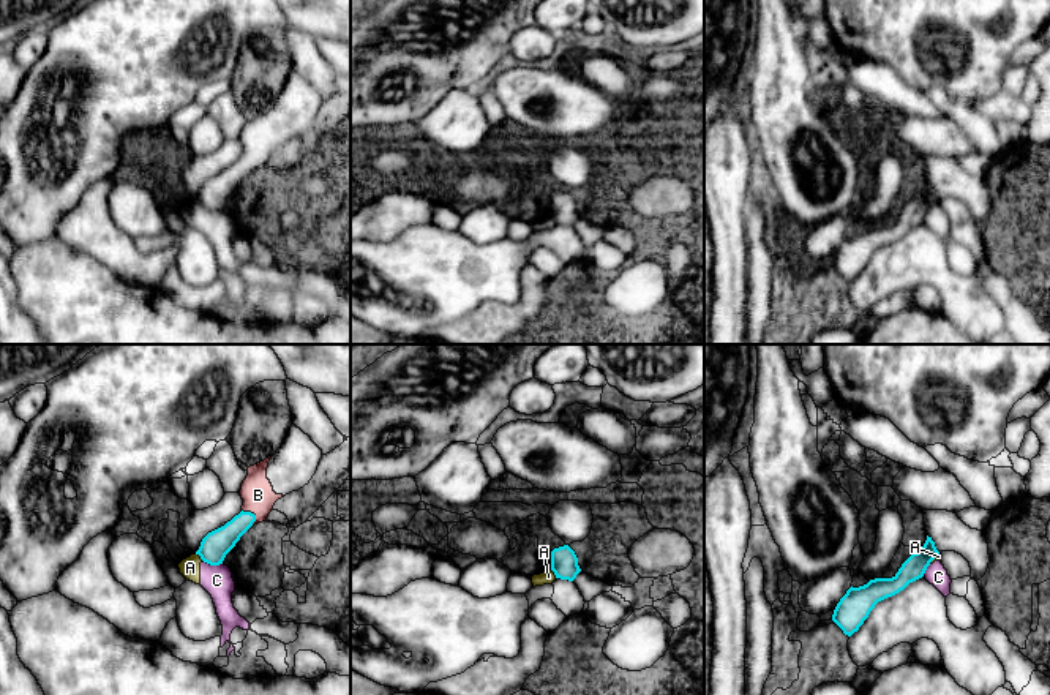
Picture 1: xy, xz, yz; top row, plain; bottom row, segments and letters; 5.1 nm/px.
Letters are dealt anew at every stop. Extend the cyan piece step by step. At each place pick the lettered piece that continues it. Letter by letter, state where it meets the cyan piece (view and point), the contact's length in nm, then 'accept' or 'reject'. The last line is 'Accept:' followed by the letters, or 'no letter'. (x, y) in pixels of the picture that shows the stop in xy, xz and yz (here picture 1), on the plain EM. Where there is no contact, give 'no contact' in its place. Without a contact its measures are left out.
A: xy (199, 201) | 50 nm | reject
B: xy (254, 163) | 120 nm | accept
C: xy (212, 210) | 110 nm | reject
Accept: B

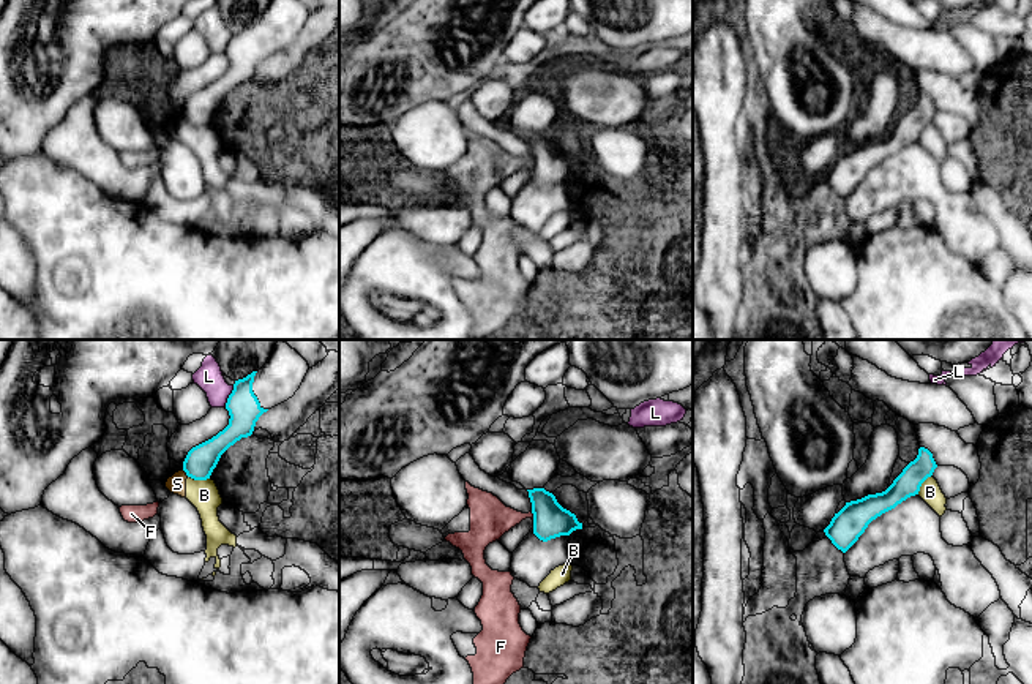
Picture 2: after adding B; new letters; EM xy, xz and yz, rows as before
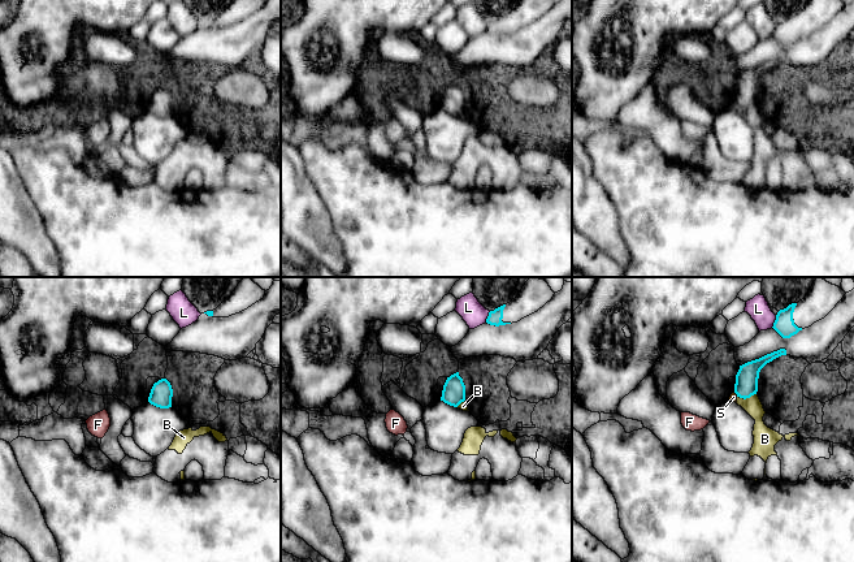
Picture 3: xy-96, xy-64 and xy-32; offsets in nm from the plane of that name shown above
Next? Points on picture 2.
B: xy (199, 125) | 110 nm | reject
F: xz (534, 161) | 40 nm | reject
L: xy (229, 43) | 120 nm | reject
S: xy (185, 117) | 50 nm | reject
Accept: no letter

